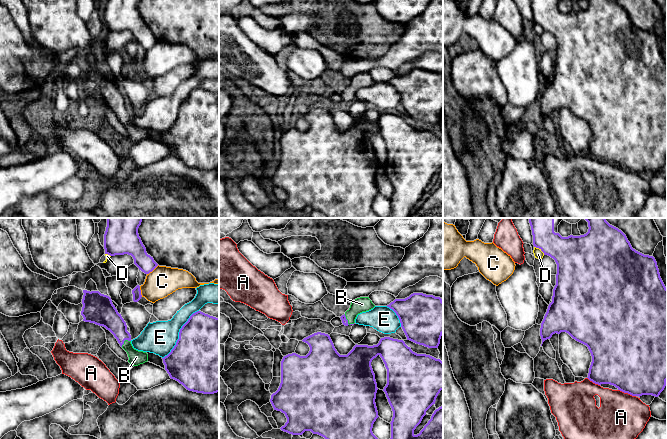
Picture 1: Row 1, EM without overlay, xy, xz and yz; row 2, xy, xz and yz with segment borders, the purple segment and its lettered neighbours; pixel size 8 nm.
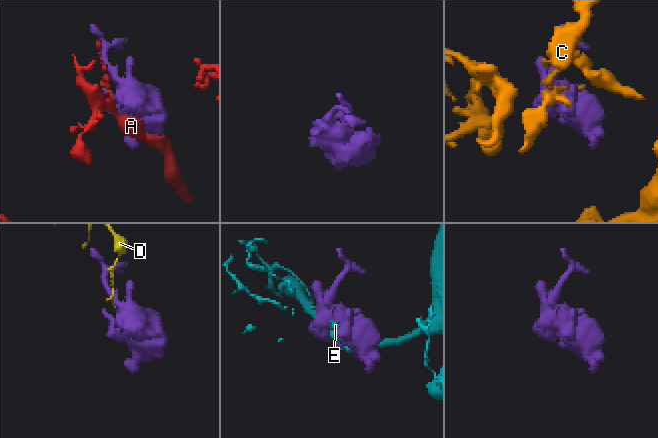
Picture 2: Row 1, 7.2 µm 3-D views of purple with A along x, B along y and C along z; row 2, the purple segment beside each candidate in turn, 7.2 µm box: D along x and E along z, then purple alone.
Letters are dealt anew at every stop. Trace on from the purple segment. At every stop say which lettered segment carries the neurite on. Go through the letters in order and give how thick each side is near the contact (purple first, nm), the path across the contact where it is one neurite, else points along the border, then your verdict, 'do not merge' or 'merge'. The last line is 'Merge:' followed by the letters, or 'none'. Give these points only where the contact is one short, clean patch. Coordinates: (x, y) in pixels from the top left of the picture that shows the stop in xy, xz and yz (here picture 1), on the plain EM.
A: calibres 500 and 400 nm; do not merge
B: calibres 190 and 120 nm; merge
C: calibres 150 and 240 nm; do not merge
D: calibres 260 and 70 nm; border yz (534, 22), (544, 30); do not merge
E: calibres 480 and 260 nm; do not merge
Merge: B

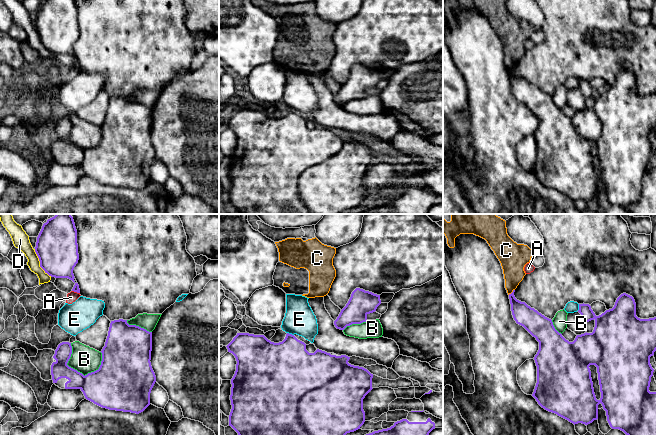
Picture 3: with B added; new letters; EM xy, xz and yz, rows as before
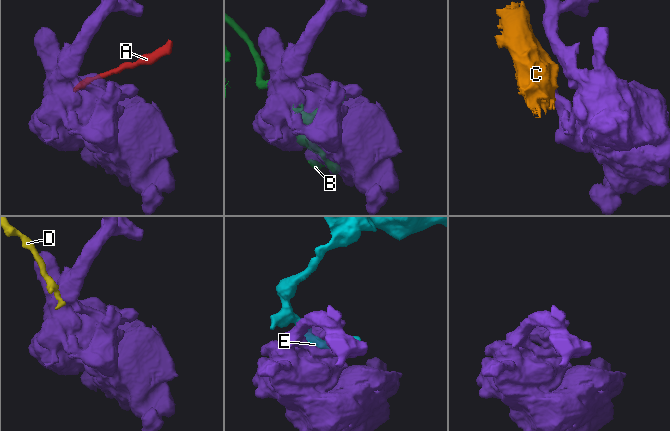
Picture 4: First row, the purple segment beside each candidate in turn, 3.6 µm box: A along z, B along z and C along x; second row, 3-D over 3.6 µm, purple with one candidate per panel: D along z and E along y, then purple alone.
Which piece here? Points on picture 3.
A: calibres 220 and 80 nm; border xy (72, 66), (79, 69); do not merge
B: calibres 240 and 220 nm; do not merge
C: calibres 170 and 200 nm; border yz (514, 65), (508, 70); do not merge
D: calibres 340 and 130 nm; border xy (34, 25), (39, 41), (51, 52); do not merge
E: calibres 400 and 240 nm; do not merge
Merge: none

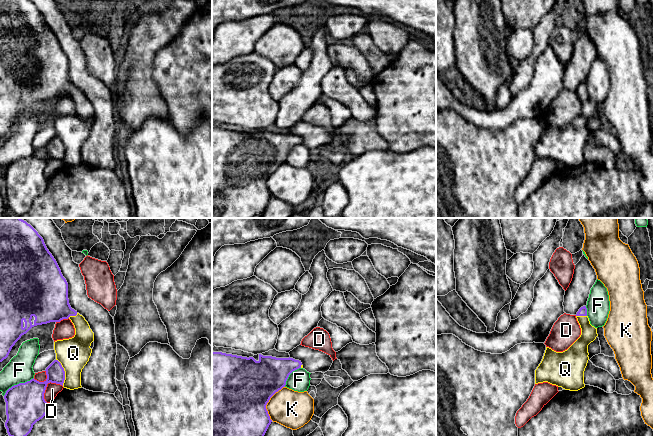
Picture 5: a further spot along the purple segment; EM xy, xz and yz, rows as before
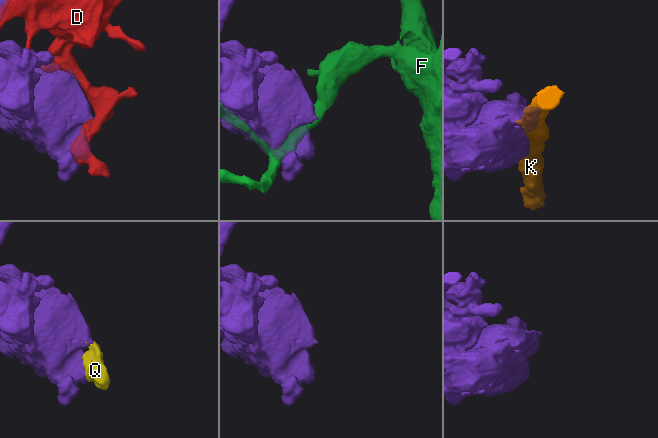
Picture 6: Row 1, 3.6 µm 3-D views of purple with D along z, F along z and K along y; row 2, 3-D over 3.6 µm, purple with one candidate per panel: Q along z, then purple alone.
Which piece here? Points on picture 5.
D: calibres 320 and 110 nm; do not merge
F: calibres 320 and 200 nm; do not merge
K: calibres 500 and 300 nm; do not merge
Q: calibres 150 and 260 nm; merge
Merge: Q

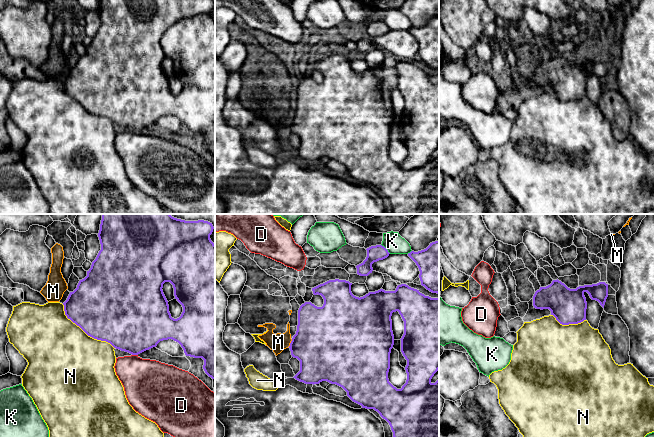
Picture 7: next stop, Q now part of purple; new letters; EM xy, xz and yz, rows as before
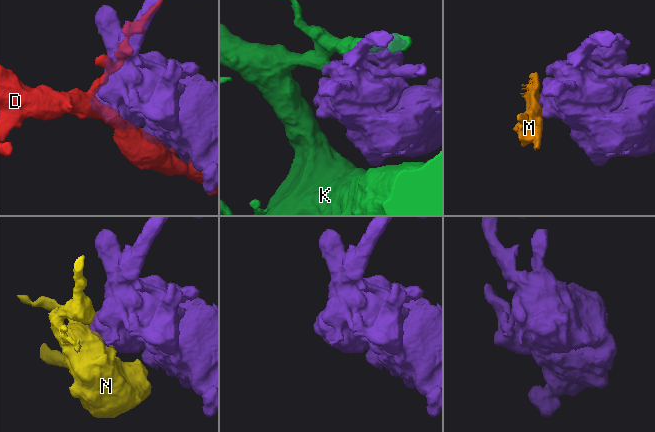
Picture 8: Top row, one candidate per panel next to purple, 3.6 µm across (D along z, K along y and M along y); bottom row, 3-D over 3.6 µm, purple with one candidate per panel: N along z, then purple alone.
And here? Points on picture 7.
D: calibres 480 and 380 nm; do not merge
K: calibres 130 and 160 nm; do not merge
M: calibres 440 and 150 nm; border xz (292, 115), (288, 122); do not merge
N: calibres 500 and 500 nm; do not merge
Merge: none

